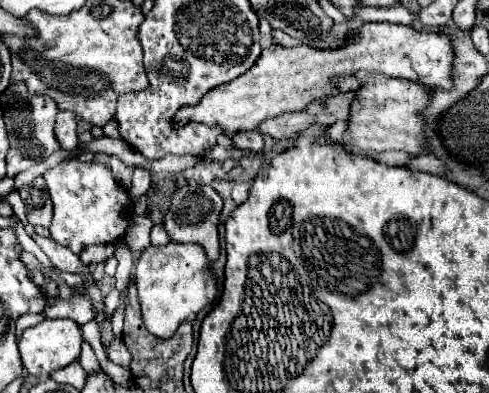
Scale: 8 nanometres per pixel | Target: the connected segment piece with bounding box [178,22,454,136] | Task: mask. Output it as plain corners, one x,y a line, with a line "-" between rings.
368,22
368,24
364,24
362,28
352,30
352,32
348,34
344,46
340,46
340,48
336,48
336,50
318,50
318,48
312,48
312,46
306,46
306,44
294,46
294,48
284,48
284,46
280,46
280,44
272,44
272,46
268,46
266,50
262,50
262,56
256,60
256,64
254,64
254,68
250,68
250,72
238,76
238,80
232,80
232,82
228,82
228,84
222,84
222,86
210,90
210,92
200,100
198,106
194,106
194,108
182,108
182,112
178,112
178,124
186,124
186,120
198,120
198,122
202,122
202,124
218,124
226,136
232,136
234,132
238,132
238,128
242,128
242,130
256,130
256,128
260,126
260,122
266,120
266,118
274,118
274,116
278,116
278,114
282,114
282,112
288,112
288,110
302,110
302,108
308,106
308,102
312,102
312,100
316,100
316,98
322,98
322,96
330,96
330,94
340,92
340,90
342,90
342,92
348,92
348,90
360,88
362,80
356,76
356,72
364,72
364,70
366,70
366,72
386,72
386,74
390,74
390,76
408,78
408,80
418,82
418,84
424,84
424,86
438,86
438,88
450,90
450,88
452,88
452,60
454,60
454,50
452,50
452,42
450,42
450,38
448,38
446,34
442,34
442,32
420,32
420,30
414,30
412,26
390,24
390,22
378,22
378,24

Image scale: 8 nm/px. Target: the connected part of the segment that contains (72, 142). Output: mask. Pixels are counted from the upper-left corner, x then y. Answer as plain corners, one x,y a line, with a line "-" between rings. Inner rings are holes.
58,112
56,114
56,126
54,126
56,140
60,148
64,150
74,150
78,144
78,134
76,134
76,116
72,112

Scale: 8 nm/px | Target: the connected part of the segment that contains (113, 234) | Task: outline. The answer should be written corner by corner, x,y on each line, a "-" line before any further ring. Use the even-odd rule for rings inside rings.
66,160
44,172
44,180
54,204
50,236
70,248
74,254
86,246
112,244
126,234
132,218
132,200
126,190
112,178
112,172
98,162

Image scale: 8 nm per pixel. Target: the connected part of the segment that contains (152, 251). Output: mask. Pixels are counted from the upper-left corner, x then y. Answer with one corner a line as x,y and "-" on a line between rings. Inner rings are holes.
174,244
150,246
140,254
140,260
134,268
132,280
138,290
138,302
142,310
144,326
150,334
160,340
174,336
178,326
186,320
194,320
196,314
214,302
216,298
216,280
208,272
208,260
198,246

